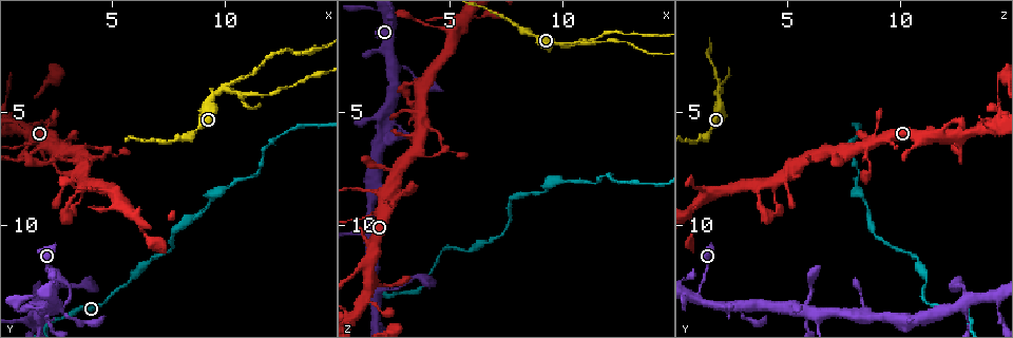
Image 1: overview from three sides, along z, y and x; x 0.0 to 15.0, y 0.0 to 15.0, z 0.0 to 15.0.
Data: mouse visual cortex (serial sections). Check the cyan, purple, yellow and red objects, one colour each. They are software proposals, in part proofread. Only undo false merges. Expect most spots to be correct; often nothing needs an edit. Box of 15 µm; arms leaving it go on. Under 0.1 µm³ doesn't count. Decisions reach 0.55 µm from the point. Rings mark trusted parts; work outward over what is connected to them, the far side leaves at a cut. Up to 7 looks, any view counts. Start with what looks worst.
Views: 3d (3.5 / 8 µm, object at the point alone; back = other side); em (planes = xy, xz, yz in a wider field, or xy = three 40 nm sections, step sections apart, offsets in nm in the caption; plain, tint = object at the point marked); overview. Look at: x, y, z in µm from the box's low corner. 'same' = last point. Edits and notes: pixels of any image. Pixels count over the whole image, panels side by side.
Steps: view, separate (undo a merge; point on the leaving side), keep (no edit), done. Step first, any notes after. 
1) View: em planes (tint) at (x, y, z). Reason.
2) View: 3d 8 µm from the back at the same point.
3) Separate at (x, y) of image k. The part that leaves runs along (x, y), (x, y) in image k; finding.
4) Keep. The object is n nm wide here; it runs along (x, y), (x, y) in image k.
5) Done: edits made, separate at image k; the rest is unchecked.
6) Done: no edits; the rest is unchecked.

View: 3d 3.5 µm at (9.7, 3.9, 1.9). Side arm on a straight run.

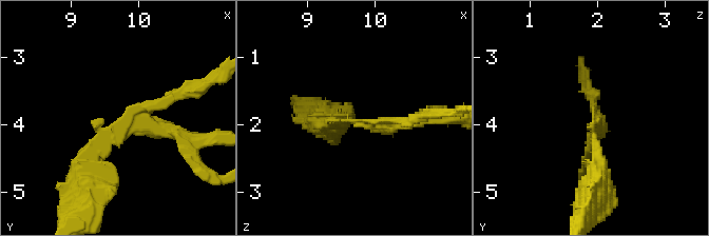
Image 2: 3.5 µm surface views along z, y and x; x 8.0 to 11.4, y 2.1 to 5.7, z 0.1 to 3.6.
View: em planes (tint) at (9.85, 3.95, 2.00). 3 arms meet here; the arms are 150, 150, 200 nm wide; need the tissue.

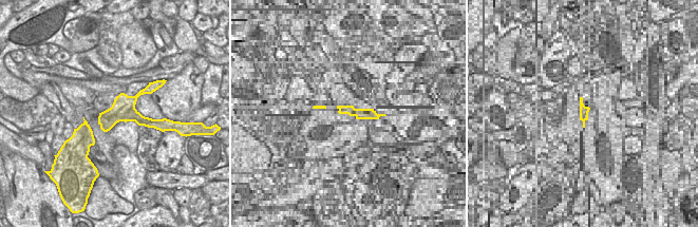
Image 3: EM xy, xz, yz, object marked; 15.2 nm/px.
Separate at (183, 143) of image 2. The part that leaves runs along (152, 128), (219, 141) in image 2; two cells meet here.

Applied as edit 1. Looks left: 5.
View: em xy step 1 (tint) at (11.9, 6.5, 7.8).

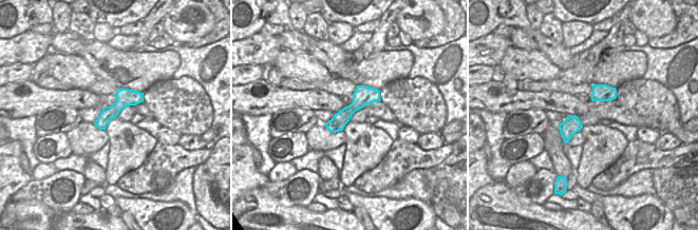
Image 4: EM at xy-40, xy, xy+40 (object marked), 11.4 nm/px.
View: 3d 3.5 µm at the same point.

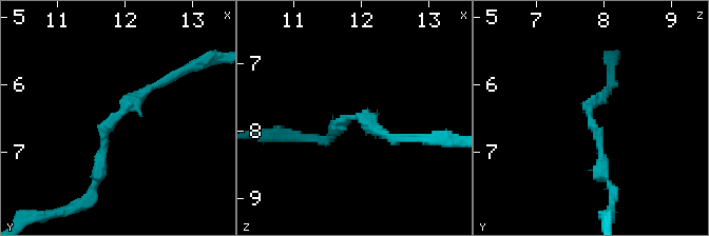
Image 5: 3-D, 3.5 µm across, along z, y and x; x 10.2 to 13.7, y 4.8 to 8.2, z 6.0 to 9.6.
Keep. The object is 220 nm wide here; it runs along (377, 93), (328, 126) in image 4; one cell here.

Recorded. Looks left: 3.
View: 3d 3.5 µm at (2.4, 13.1, 1.0). Abrupt turn.

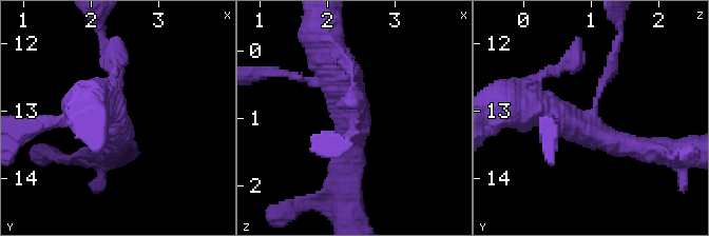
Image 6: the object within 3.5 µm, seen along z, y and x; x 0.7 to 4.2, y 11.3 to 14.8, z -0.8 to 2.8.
View: em xy step 5 (tint) at (2.40, 13.20, 1.00). 4 arms meet here; the arms are 150, 300, 350, 400 nm wide.

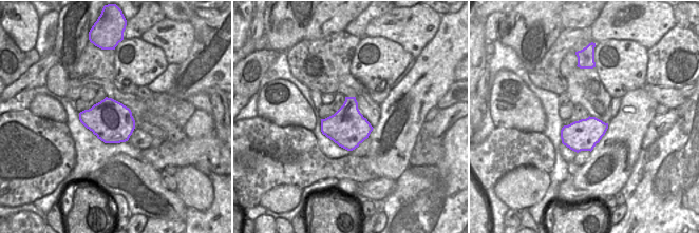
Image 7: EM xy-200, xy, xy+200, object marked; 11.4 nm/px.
View: em xy step 3 (tint) at the same point. Cut it another way.

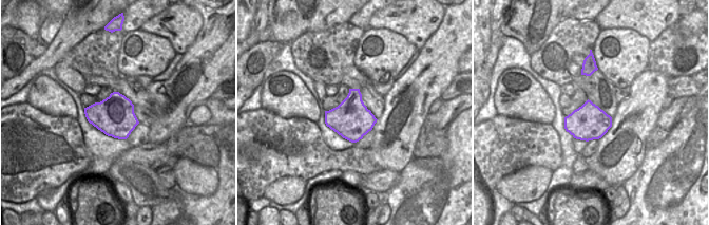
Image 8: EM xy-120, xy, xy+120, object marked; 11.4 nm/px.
Keep. It runs along (613, 61), (589, 125), (649, 149) in image 6; one cell here.

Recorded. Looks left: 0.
Done: edits made, separate at image 2; the rest is unchecked.

